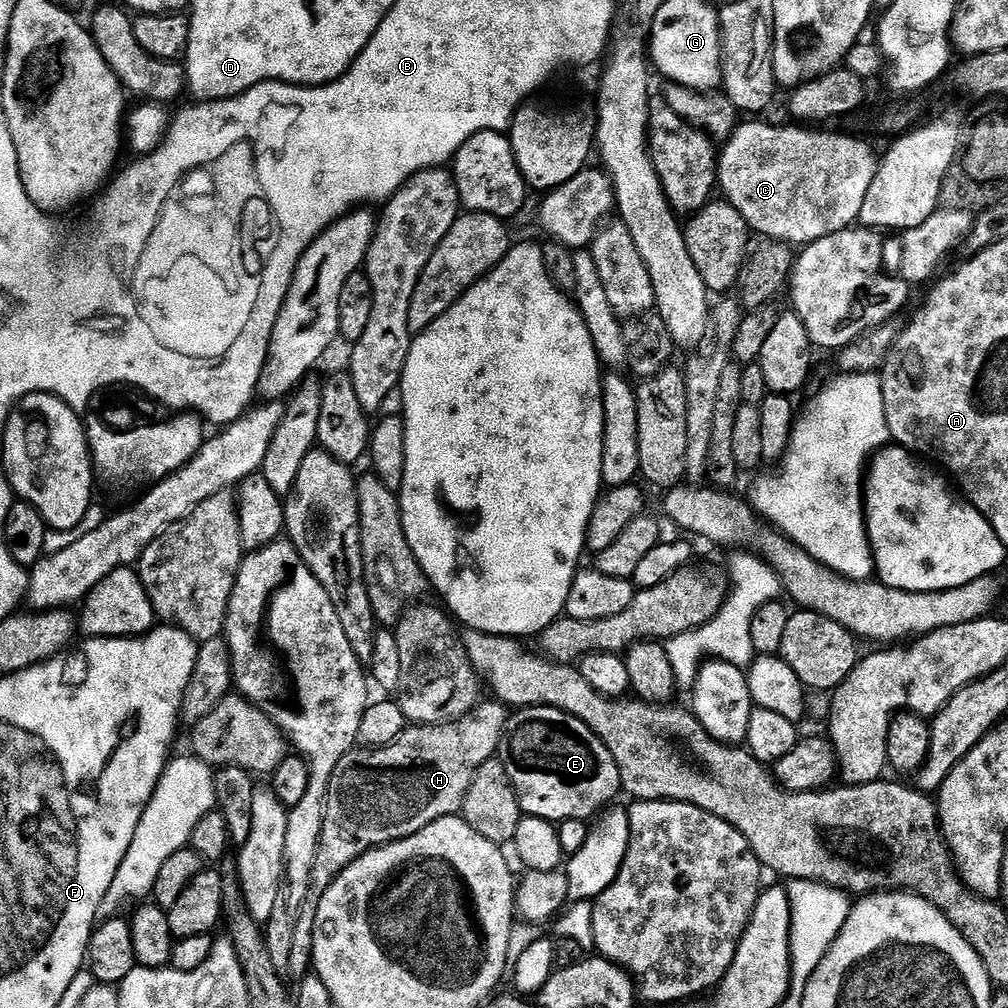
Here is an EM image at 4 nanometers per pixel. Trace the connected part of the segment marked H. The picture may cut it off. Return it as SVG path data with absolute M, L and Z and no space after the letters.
M499 702L484 703L477 703L464 716L449 720L447 724L405 727L404 733L386 746L360 746L340 759L329 778L328 791L324 798L320 842L316 848L316 857L312 860L310 896L313 901L321 900L341 870L348 864L353 864L371 848L381 848L383 844L393 844L395 840L412 836L418 830L430 826L430 822L443 816L457 815L463 809L466 790L478 766L497 755L510 715L509 709Z

